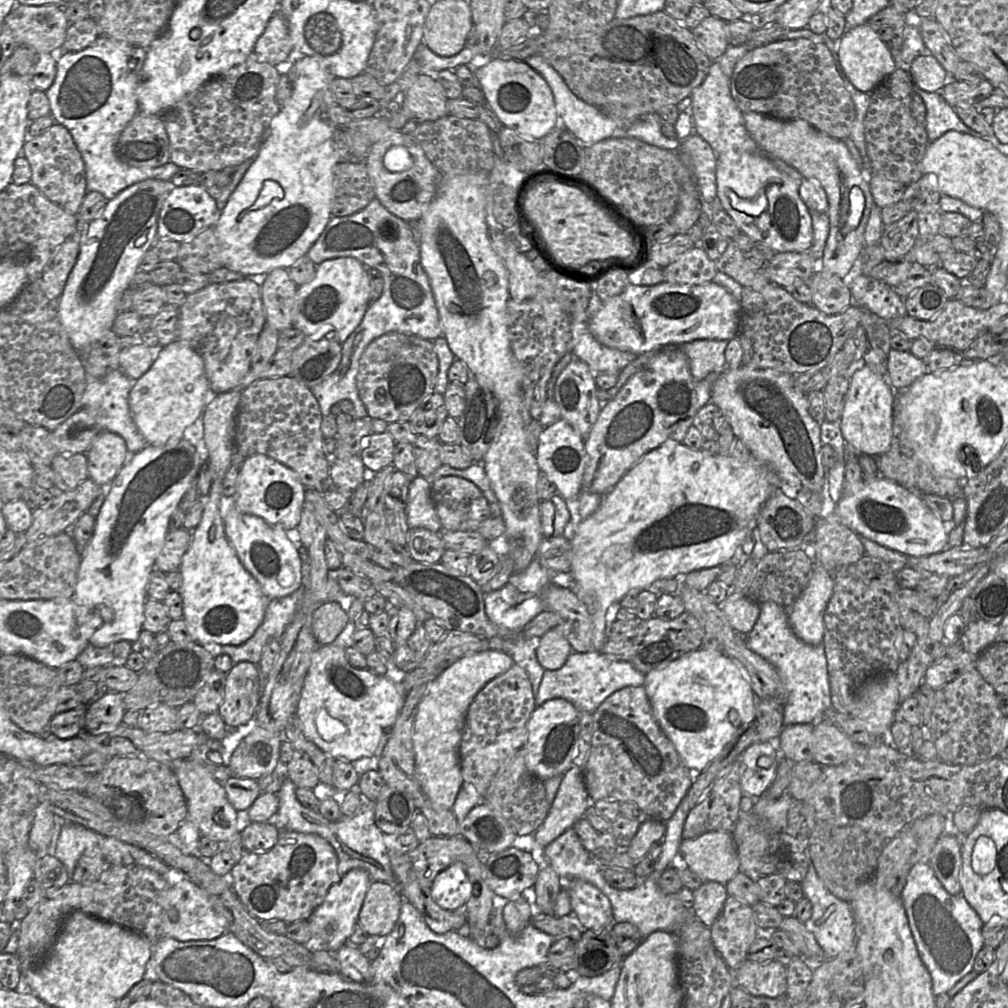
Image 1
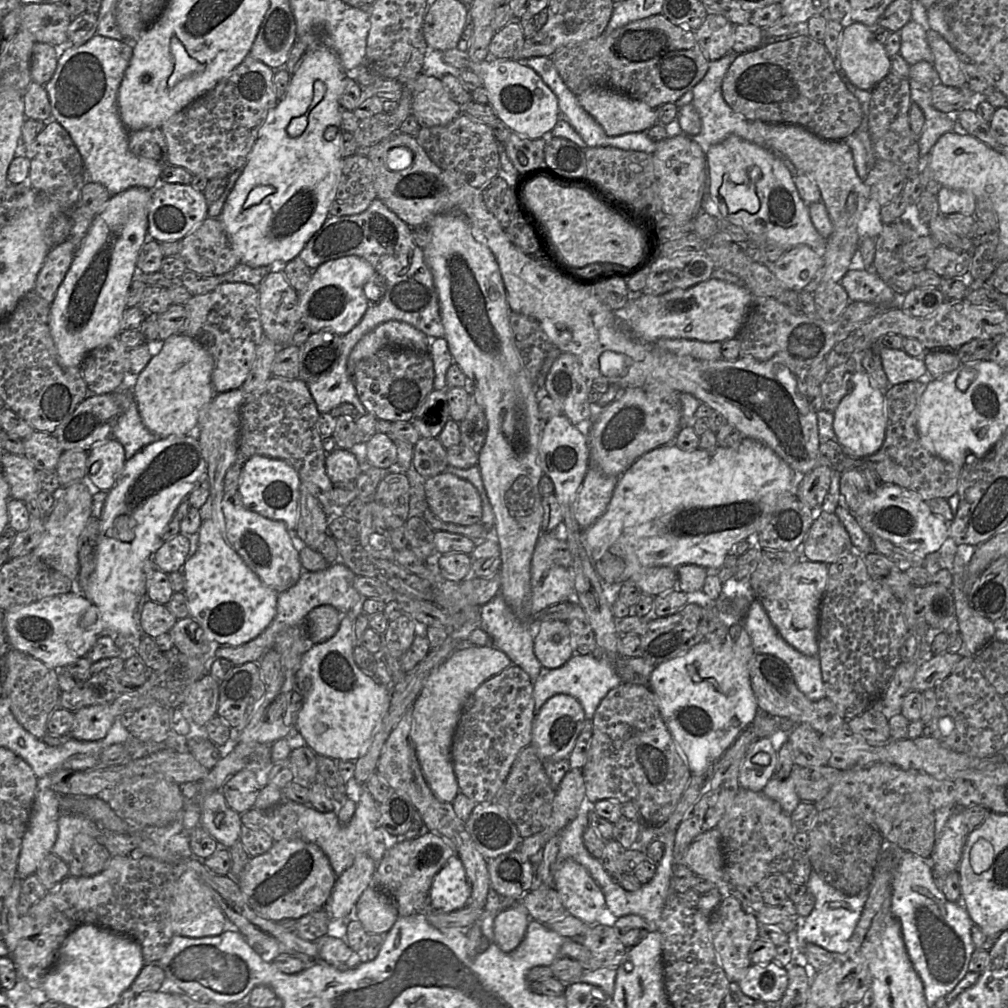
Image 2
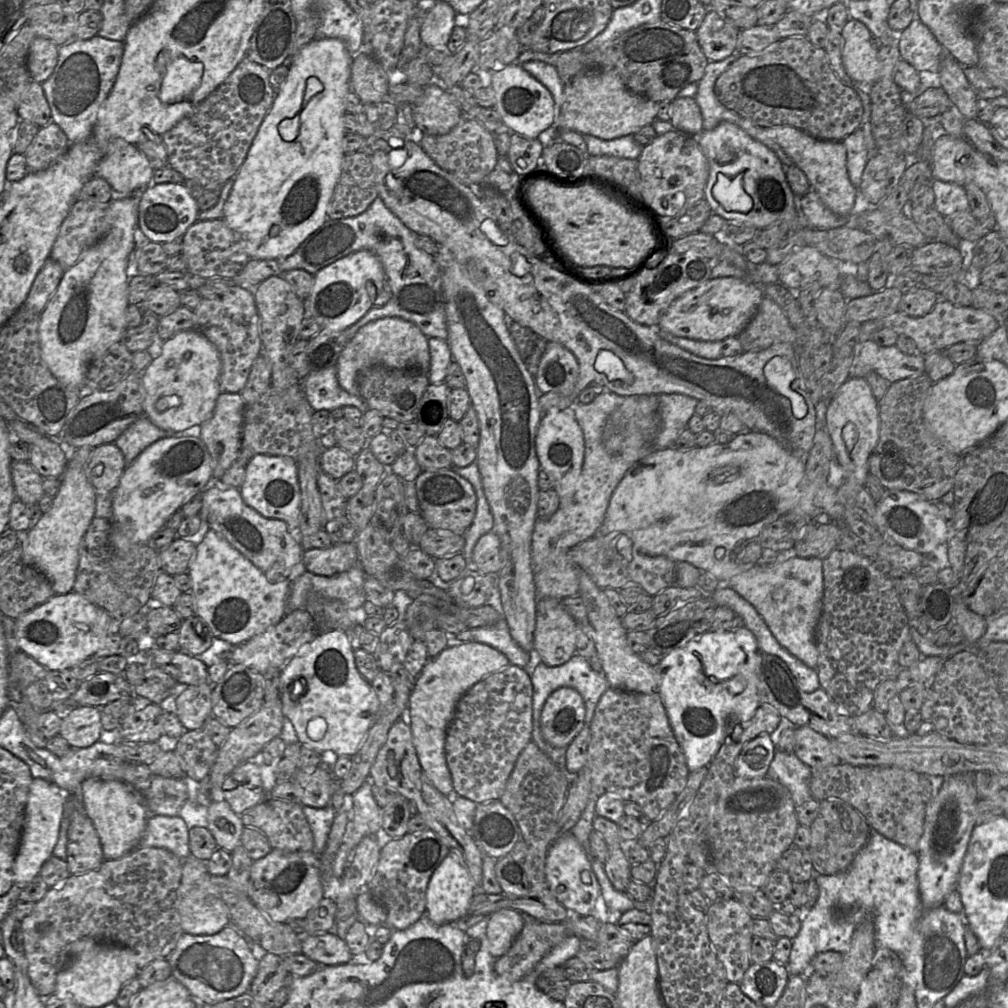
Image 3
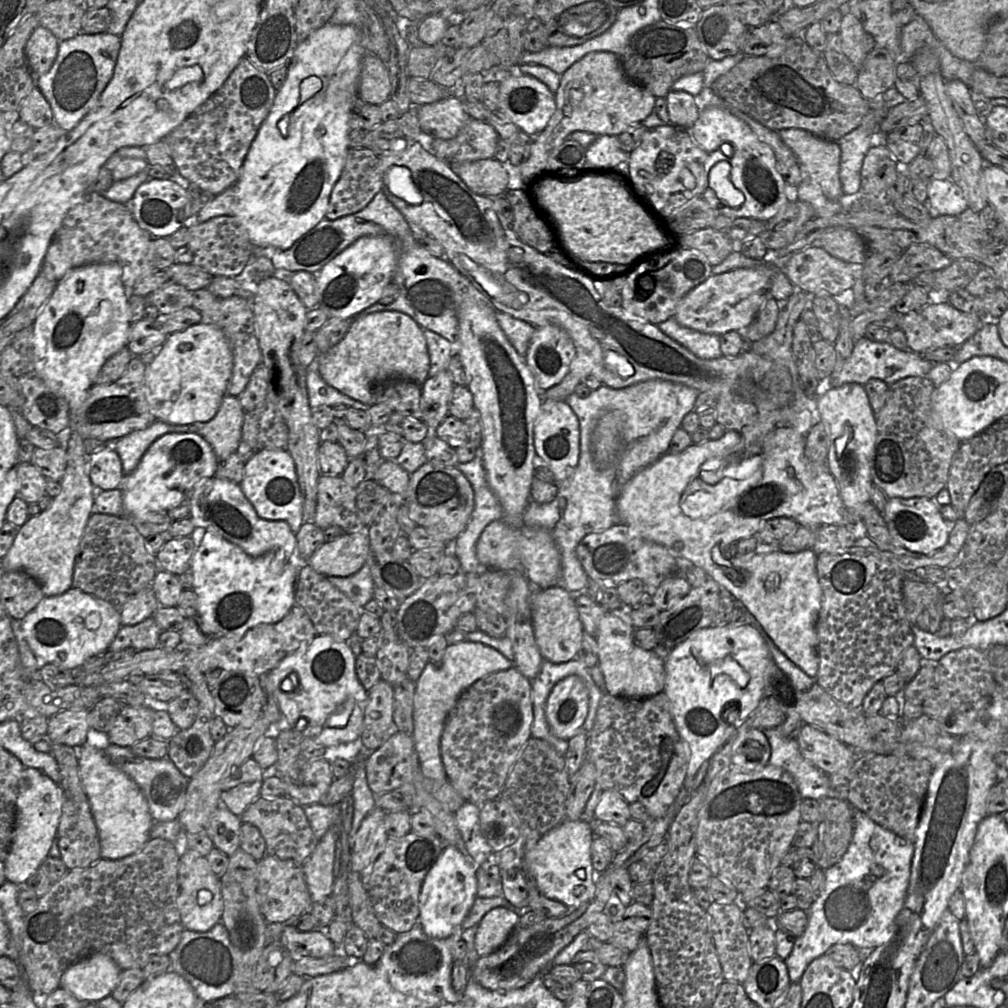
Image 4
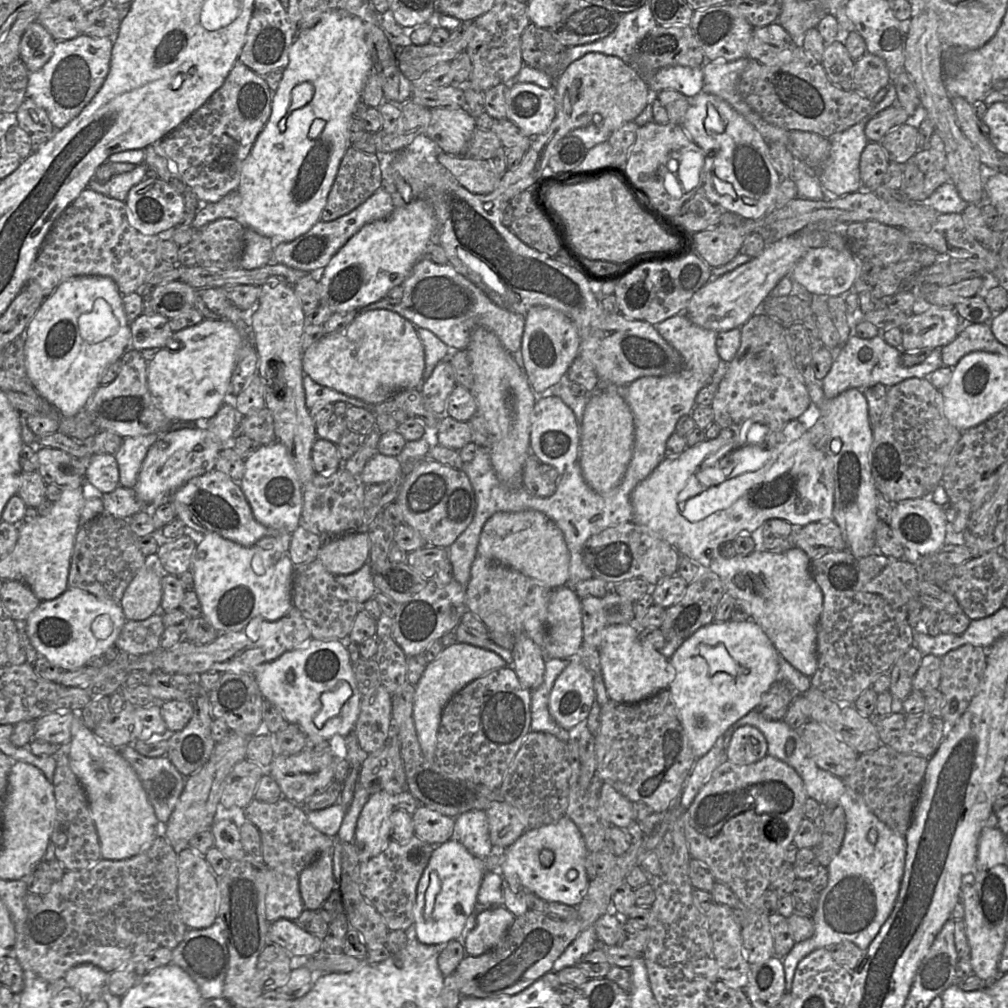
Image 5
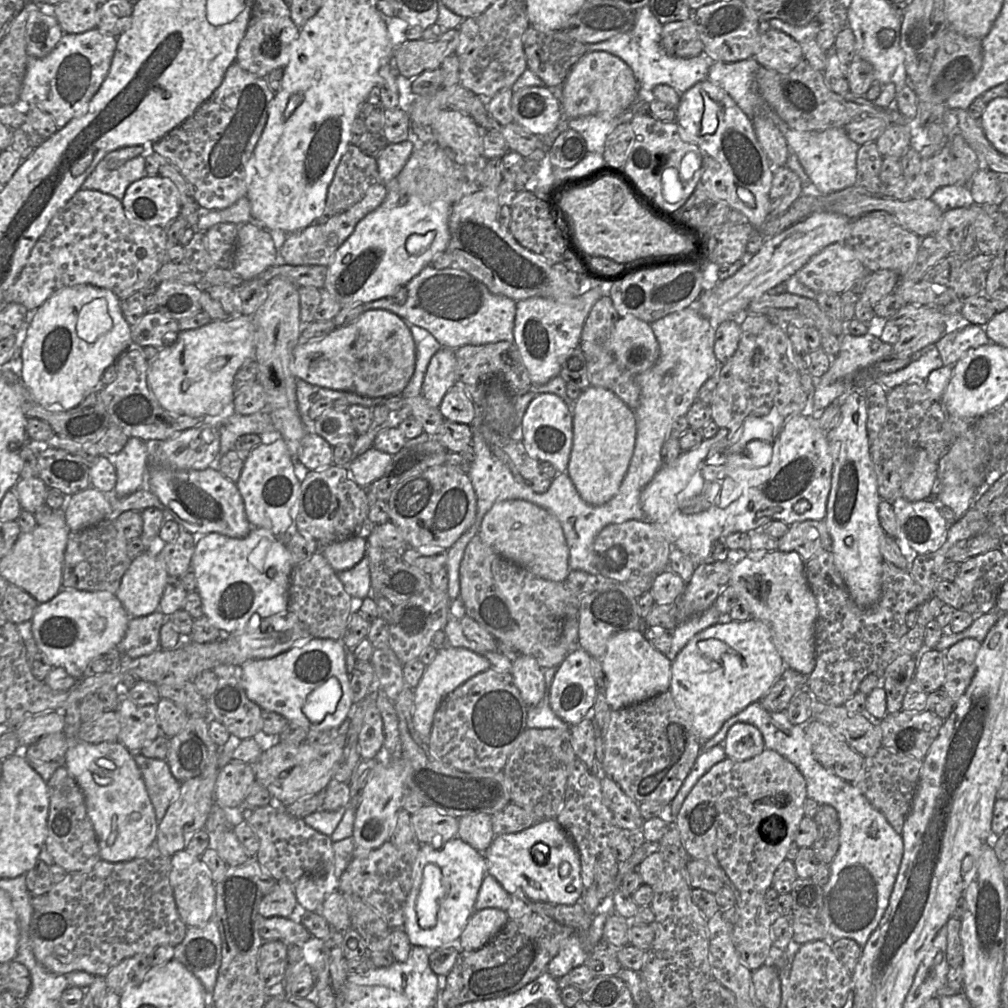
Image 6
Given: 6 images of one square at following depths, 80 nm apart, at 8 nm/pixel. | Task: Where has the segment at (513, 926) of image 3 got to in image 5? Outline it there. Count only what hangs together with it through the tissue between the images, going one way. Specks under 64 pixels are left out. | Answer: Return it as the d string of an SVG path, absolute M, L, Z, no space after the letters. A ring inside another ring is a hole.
M504 906L488 909L481 912L476 917L475 927L467 933L463 940L466 955L479 956L498 945L515 918L516 917Z

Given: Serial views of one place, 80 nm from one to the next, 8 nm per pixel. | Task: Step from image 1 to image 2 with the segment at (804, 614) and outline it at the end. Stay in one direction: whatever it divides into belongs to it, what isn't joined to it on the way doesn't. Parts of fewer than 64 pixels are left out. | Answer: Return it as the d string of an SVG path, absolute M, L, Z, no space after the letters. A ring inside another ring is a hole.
M801 559L786 570L776 585L776 591L759 600L783 639L807 656L819 654L820 607L828 583L828 565Z

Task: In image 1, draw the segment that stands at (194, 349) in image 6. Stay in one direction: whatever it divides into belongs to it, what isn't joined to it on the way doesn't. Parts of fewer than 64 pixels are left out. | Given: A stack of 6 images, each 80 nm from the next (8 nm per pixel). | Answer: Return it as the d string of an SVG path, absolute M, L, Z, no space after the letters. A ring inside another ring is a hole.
M176 339L162 348L150 369L134 382L129 407L147 444L163 446L183 439L186 428L203 414L214 396L201 356L188 343Z

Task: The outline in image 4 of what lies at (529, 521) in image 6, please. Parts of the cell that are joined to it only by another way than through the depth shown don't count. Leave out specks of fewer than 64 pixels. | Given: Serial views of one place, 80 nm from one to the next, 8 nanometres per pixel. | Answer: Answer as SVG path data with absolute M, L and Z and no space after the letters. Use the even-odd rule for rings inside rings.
M503 519L492 521L480 535L476 555L484 569L520 573L537 589L559 586L562 578L559 548L552 535L542 528L513 528Z

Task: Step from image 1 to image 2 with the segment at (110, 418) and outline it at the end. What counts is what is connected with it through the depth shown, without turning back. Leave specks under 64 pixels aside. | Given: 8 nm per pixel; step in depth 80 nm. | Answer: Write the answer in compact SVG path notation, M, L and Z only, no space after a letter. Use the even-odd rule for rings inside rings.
M129 377L127 382L112 393L121 409L112 437L124 447L126 461L150 443L161 439L149 431L141 419L133 396L132 379Z

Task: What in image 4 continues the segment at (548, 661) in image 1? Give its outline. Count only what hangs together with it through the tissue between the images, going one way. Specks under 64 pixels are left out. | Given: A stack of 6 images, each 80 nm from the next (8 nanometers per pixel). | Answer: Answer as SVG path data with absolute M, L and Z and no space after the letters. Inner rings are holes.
M560 586L531 593L534 637L544 660L564 663L577 656L584 629L576 608L575 595Z

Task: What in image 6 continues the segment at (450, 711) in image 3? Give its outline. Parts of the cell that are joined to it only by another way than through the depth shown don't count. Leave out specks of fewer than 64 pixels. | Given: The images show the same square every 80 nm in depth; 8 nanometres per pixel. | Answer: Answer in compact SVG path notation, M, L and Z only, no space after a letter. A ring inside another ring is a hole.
M446 645L438 650L433 662L426 667L419 684L413 689L414 728L424 743L429 744L434 715L443 699L467 680L489 668L491 663L487 658L468 649Z

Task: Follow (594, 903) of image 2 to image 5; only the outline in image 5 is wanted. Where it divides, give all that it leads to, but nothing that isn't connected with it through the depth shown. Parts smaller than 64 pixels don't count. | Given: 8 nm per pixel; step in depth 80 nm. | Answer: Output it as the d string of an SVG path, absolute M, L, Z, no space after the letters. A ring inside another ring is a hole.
M567 815L557 822L526 830L511 846L505 849L505 860L499 873L510 887L523 887L546 902L558 902L577 907L587 892L589 879L586 873L587 848L584 837ZM543 850L553 854L549 866L541 862Z

